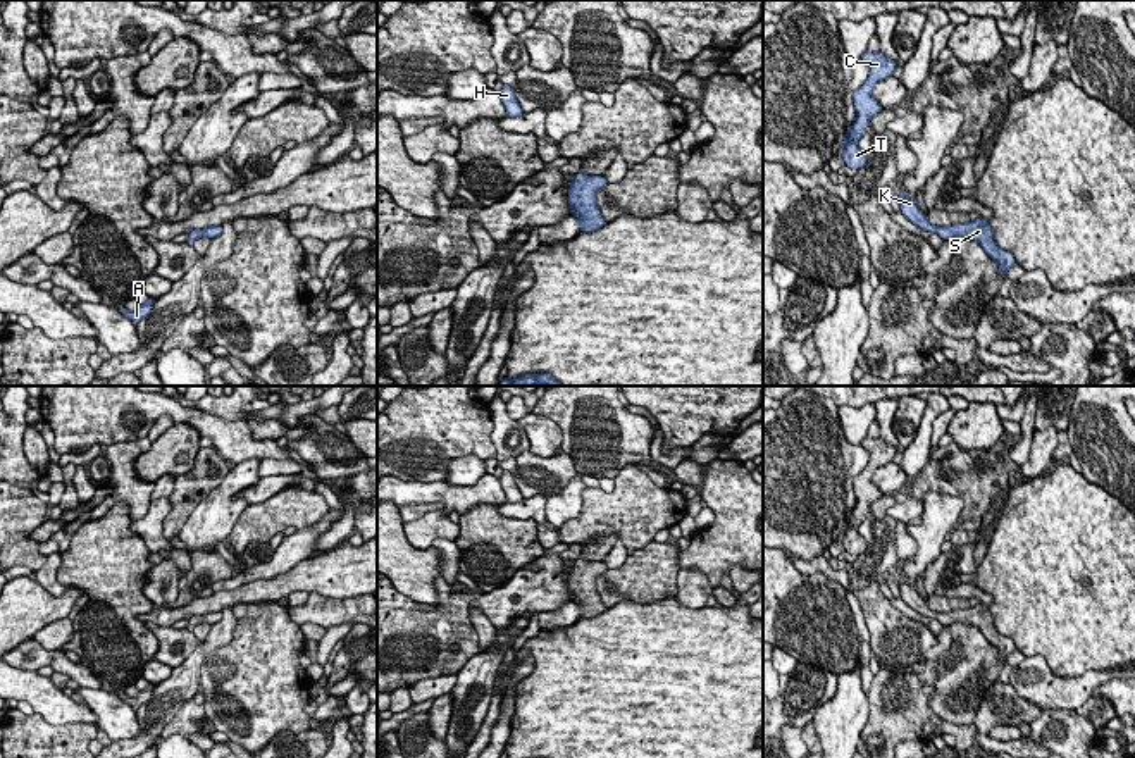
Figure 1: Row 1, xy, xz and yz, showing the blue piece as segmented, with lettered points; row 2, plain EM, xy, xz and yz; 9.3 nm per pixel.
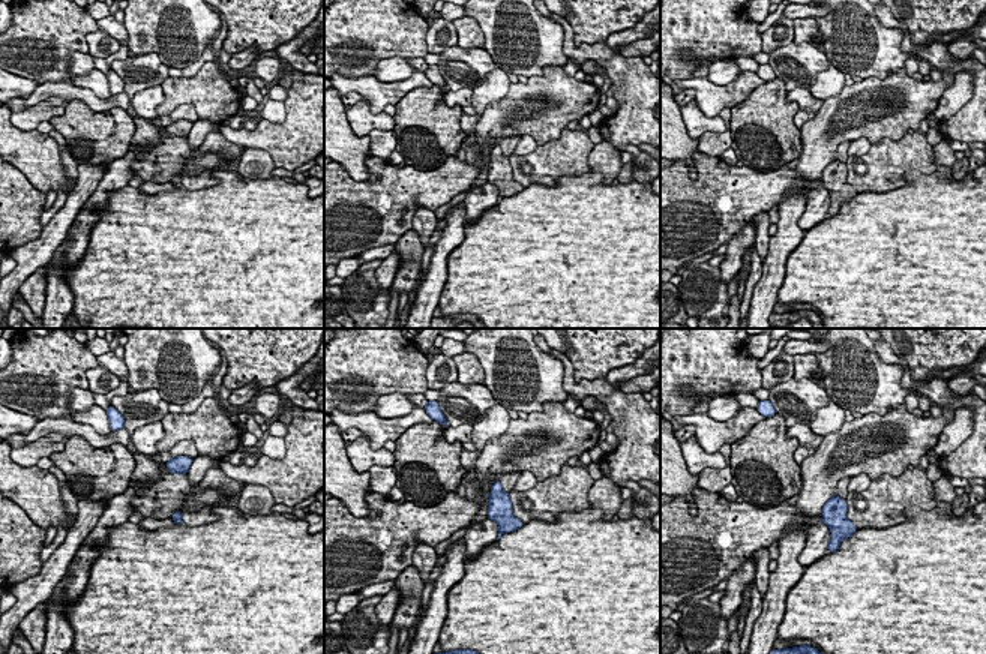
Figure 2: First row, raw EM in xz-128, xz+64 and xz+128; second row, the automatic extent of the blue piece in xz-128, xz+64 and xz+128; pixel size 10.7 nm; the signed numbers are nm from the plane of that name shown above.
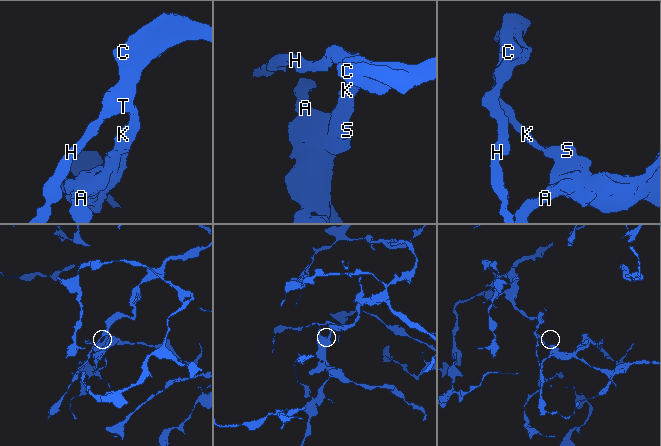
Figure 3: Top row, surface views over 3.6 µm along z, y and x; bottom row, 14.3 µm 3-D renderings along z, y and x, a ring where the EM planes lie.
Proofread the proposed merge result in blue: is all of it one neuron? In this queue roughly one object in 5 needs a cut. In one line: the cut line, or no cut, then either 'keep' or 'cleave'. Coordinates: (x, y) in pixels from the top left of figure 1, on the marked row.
no cut; keep

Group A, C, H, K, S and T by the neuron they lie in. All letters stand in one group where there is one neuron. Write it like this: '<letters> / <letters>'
A C H K S T

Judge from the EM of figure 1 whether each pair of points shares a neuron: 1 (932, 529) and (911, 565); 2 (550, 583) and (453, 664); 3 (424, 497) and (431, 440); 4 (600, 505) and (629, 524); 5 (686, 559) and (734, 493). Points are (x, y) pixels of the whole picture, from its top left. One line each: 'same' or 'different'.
1: same
2: same
3: different
4: same
5: same

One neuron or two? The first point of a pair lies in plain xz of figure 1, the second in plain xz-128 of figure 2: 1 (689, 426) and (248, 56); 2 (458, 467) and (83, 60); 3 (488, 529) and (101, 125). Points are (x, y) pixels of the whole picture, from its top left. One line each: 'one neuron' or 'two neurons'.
1: two neurons
2: one neuron
3: one neuron

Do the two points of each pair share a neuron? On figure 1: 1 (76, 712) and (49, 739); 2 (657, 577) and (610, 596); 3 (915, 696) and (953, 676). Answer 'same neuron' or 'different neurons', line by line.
1: different neurons
2: same neuron
3: different neurons

